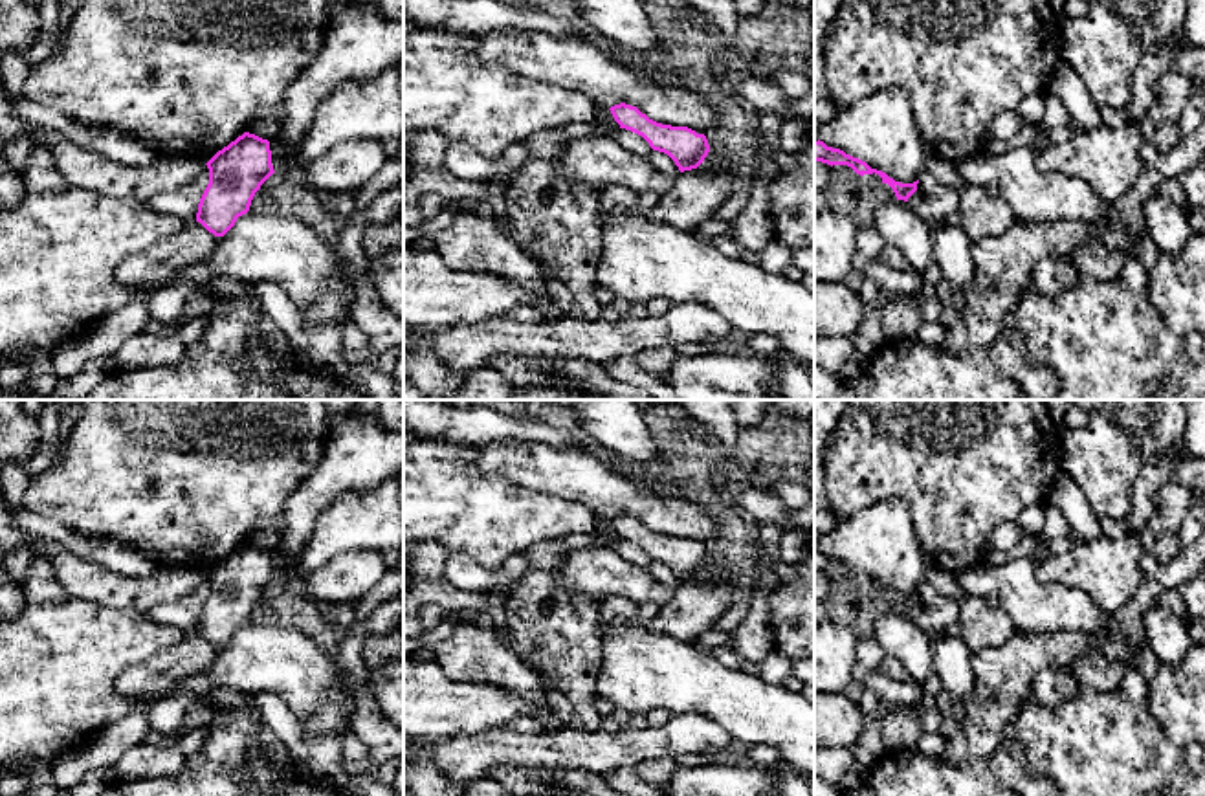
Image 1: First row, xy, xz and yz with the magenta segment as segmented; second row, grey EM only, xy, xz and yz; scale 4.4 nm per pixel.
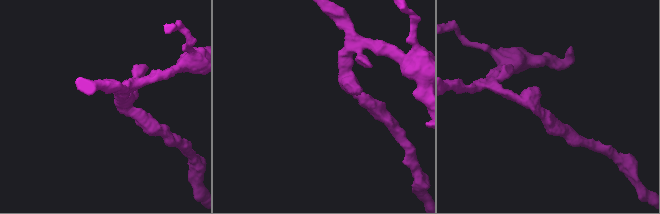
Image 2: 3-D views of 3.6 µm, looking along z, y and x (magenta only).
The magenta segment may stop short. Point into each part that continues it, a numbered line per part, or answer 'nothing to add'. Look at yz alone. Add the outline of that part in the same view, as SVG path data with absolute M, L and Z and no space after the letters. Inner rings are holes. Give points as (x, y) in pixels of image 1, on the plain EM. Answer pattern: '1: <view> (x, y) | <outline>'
nothing to add

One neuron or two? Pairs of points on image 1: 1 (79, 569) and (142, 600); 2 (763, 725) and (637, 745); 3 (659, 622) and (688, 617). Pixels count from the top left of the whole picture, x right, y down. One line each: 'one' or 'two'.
1: one
2: two
3: one

